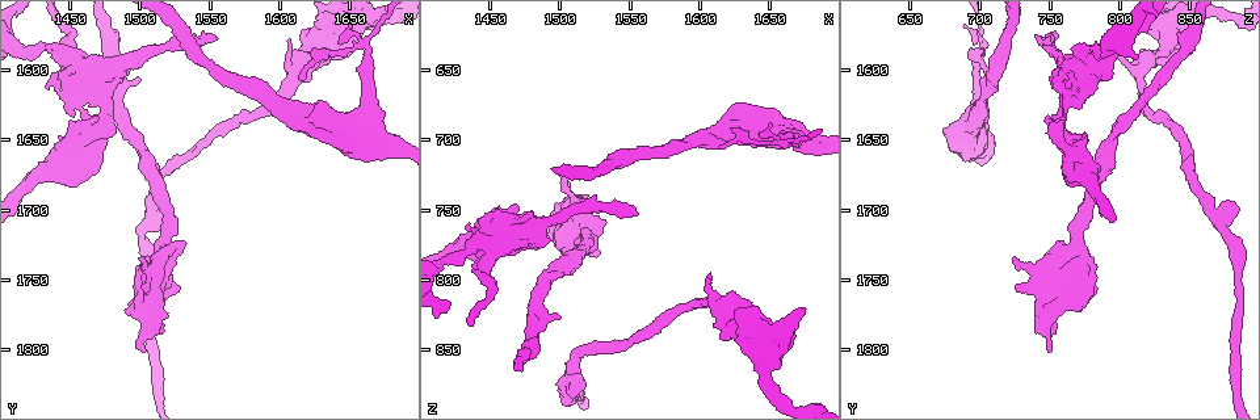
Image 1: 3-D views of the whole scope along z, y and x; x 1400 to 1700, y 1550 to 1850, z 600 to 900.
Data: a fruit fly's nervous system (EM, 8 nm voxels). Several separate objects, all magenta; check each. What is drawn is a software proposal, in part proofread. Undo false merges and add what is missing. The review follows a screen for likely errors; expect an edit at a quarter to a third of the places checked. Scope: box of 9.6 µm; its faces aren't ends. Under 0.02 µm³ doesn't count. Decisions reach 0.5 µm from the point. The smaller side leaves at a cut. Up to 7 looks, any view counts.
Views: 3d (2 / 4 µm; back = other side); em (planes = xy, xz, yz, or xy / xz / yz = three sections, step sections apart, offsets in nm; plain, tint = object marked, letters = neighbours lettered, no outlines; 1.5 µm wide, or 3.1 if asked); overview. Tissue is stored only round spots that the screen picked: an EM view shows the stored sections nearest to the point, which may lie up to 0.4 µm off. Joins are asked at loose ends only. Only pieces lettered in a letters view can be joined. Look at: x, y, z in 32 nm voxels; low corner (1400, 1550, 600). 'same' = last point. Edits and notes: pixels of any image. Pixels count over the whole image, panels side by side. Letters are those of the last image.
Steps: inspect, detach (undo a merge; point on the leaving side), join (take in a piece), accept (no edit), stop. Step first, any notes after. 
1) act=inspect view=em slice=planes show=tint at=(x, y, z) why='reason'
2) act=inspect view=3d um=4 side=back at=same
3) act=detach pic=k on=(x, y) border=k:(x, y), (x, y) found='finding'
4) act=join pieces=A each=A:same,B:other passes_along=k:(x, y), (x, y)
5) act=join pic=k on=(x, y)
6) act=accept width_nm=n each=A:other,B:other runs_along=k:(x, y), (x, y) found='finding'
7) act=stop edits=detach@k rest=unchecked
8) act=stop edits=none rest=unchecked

act=inspect view=3d um=4 at=(1604, 1580, 798) why='branch stops here'

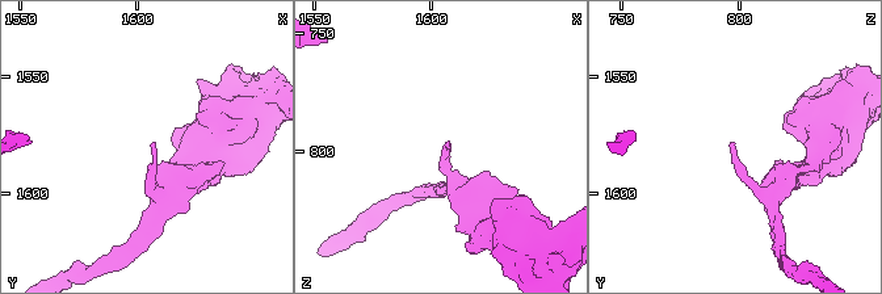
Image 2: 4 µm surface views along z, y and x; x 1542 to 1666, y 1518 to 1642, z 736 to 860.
act=inspect view=em slice=xy step=4 show=tint at=(1607, 1578, 797) why='now the EM'

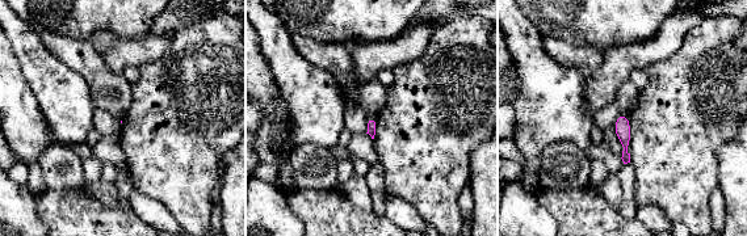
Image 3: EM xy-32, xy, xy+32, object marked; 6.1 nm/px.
act=inspect view=em slice=planes show=letters at=same

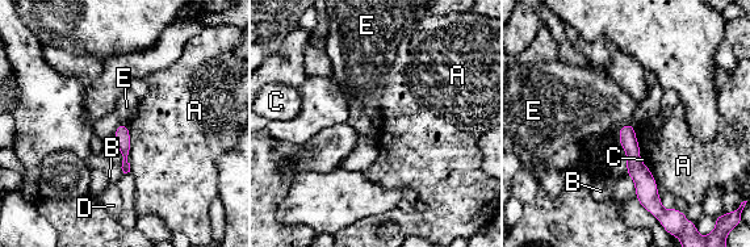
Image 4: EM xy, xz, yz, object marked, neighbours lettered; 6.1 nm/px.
act=accept width_nm=100 each=A:other,B:other,C:other,D:other,E:other border=4:(631, 122), (617, 130) found='no lettered piece goes on from it'

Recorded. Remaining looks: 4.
act=inspect view=em slice=planes show=letters at=(1434, 1610, 762) why='an open end'

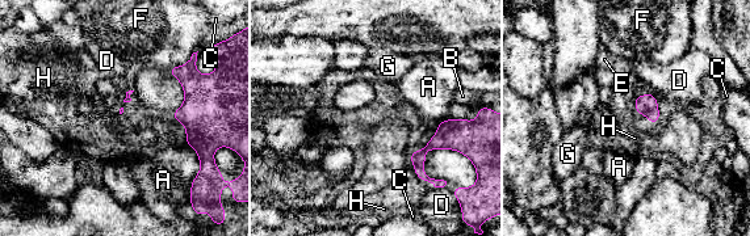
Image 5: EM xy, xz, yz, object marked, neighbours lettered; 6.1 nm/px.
act=accept each=A:other,B:other,C:other,D:other,E:other,F:other,G:other,H:other border=5:(435, 186), (440, 188) found='none of them fits'

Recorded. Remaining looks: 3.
act=inspect view=3d um=4 side=back at=(1510, 1706, 870) why='arms part here'

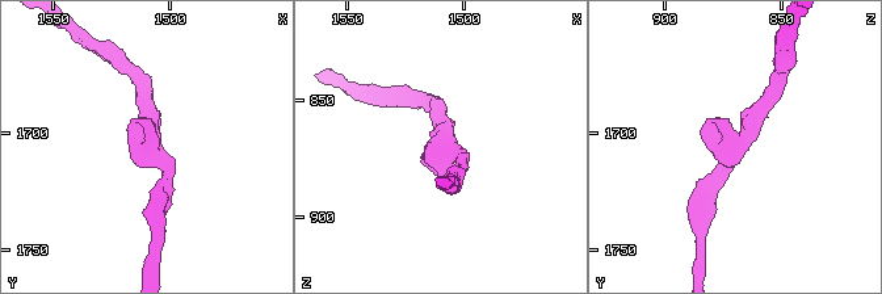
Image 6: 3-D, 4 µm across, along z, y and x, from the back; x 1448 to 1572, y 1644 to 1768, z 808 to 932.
act=inspect view=em slice=xy step=8 show=letters at=(1511, 1706, 871) why='now the EM'

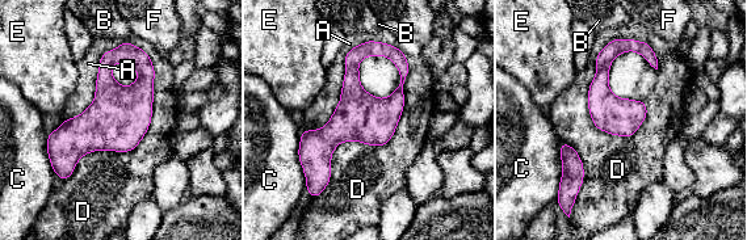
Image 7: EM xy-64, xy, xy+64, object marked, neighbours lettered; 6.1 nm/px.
act=accept each=A:other,B:other,C:other,D:other,E:other,F:other found='continuous, no second neuron'

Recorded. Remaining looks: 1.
act=stop edits=none rest=unchecked

